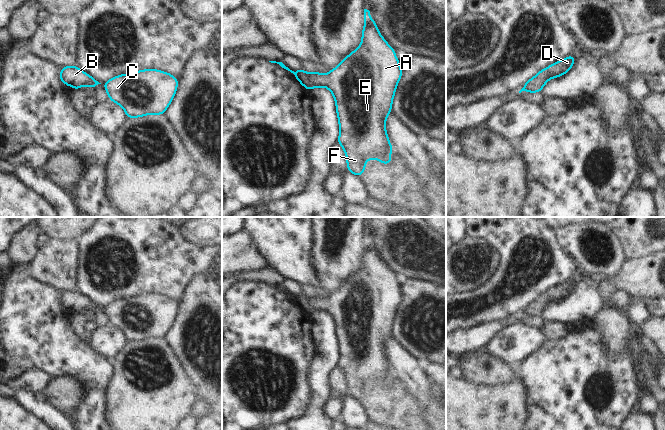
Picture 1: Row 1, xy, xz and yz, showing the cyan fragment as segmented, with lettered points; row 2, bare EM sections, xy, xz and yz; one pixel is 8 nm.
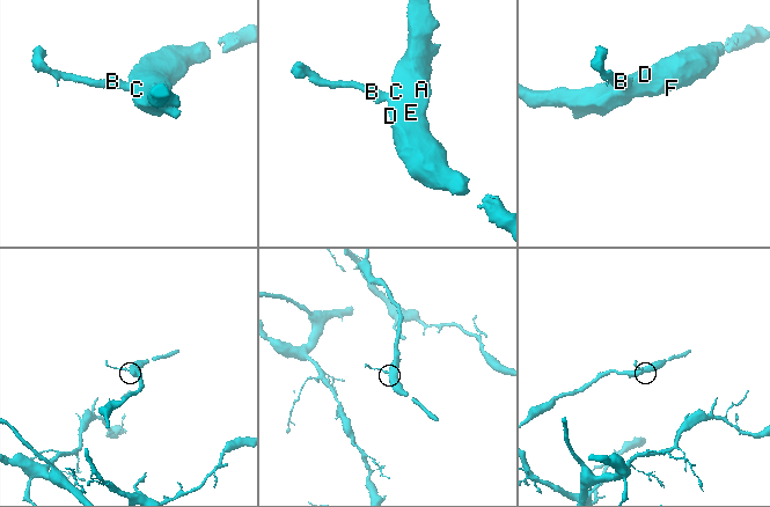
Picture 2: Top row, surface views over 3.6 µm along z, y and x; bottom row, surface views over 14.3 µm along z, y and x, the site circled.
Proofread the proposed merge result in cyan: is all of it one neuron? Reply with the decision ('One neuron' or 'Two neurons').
One neuron.

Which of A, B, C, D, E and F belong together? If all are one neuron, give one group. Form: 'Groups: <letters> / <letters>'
Groups: A B C D E F.

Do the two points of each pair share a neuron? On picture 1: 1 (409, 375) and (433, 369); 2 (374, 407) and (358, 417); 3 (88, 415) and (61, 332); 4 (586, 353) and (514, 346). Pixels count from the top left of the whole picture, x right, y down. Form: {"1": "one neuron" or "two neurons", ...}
{"1": "two neurons", "2": "two neurons", "3": "one neuron", "4": "two neurons"}

